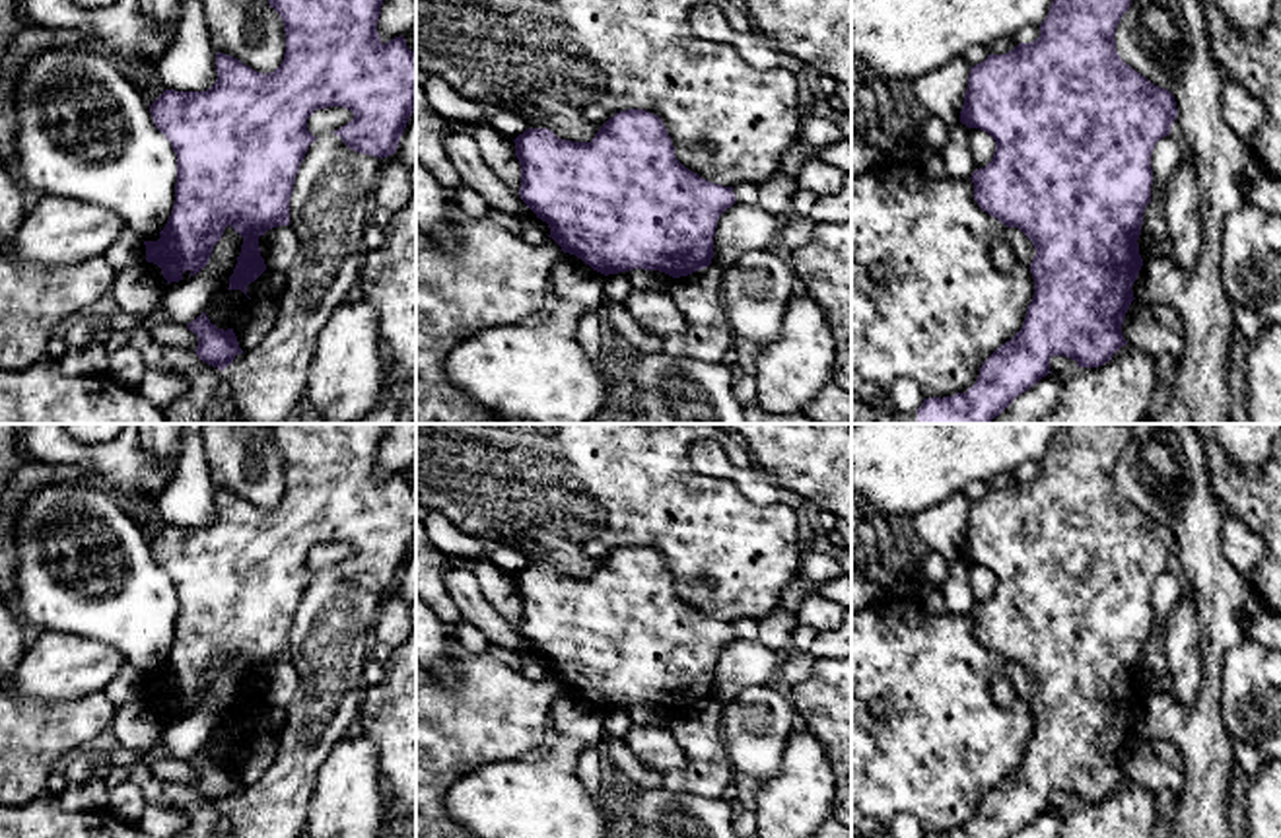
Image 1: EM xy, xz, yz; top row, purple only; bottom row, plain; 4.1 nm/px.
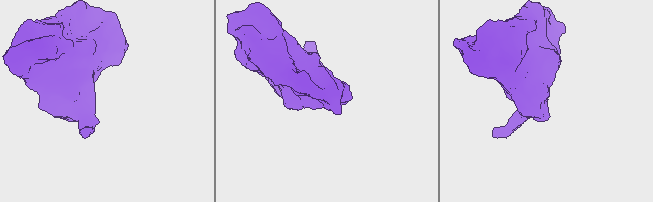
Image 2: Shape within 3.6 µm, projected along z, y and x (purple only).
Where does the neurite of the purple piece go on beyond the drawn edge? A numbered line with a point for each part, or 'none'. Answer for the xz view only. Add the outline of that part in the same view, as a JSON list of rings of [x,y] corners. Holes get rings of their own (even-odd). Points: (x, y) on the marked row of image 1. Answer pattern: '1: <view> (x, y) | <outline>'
none

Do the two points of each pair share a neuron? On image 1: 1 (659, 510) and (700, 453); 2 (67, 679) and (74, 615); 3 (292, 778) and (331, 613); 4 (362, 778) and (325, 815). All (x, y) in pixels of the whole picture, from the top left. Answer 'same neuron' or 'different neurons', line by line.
1: different neurons
2: different neurons
3: same neuron
4: same neuron

